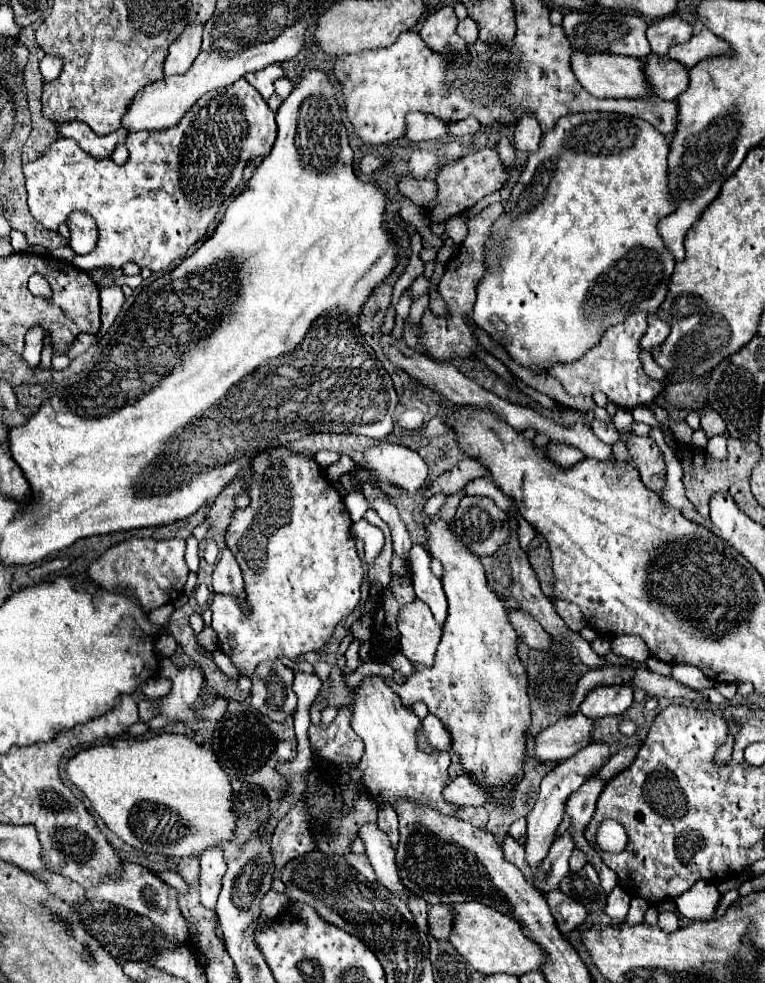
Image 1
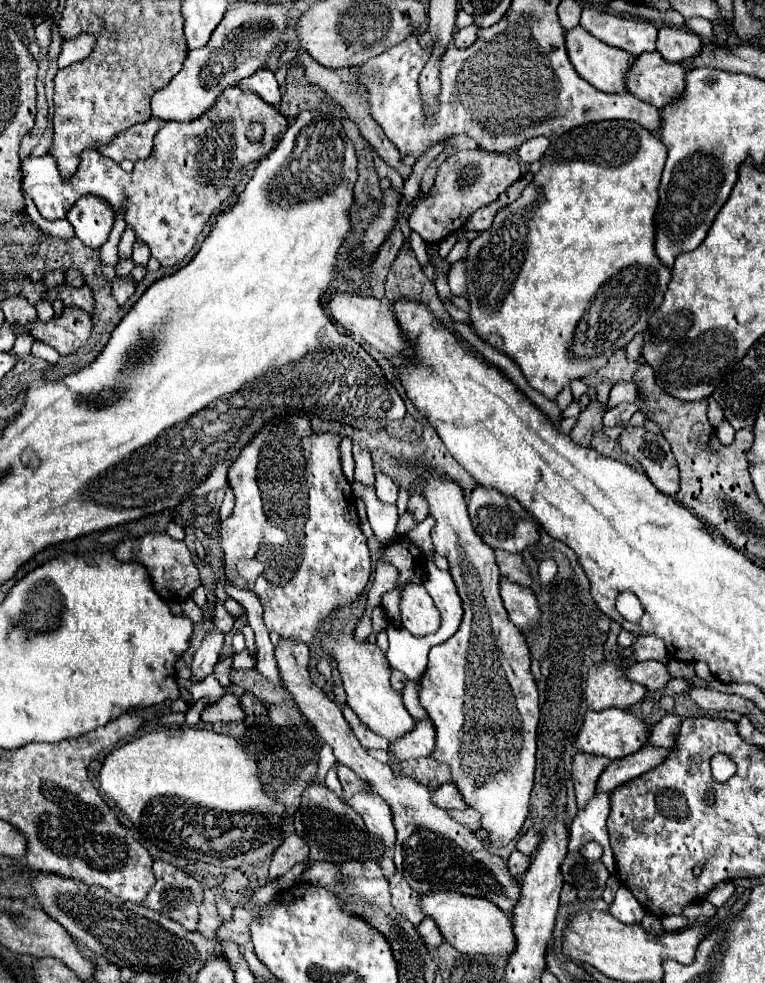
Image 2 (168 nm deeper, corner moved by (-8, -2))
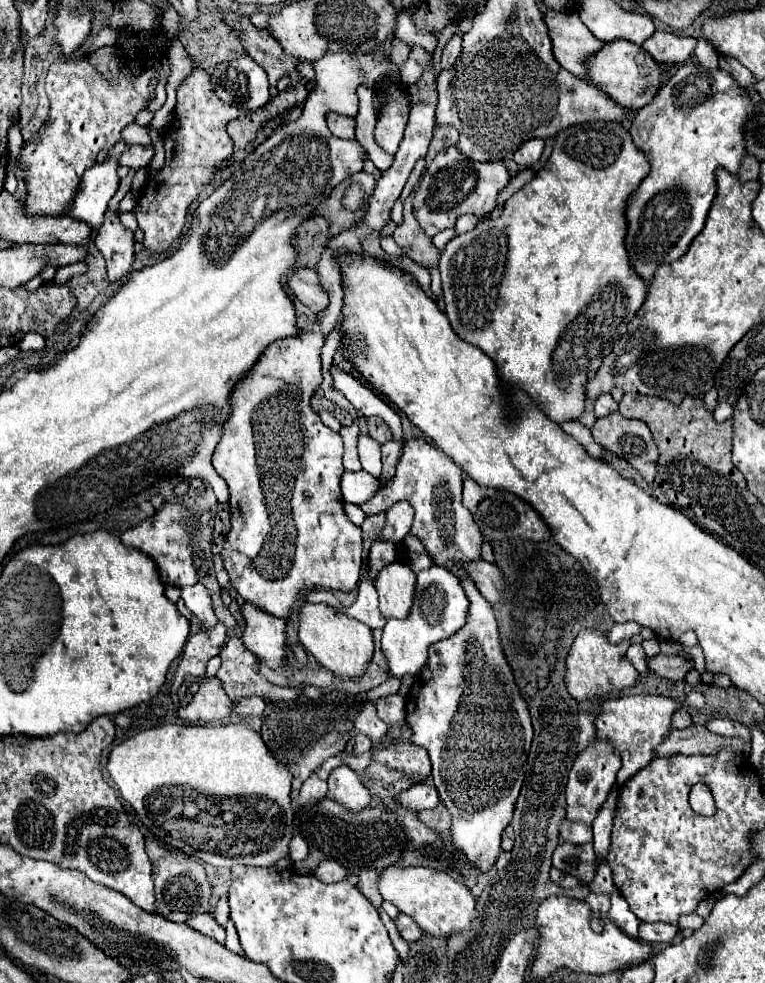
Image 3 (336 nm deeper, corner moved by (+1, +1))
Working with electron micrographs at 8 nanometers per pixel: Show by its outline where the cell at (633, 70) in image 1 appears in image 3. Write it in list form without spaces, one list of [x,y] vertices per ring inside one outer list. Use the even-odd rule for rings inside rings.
[[[548,9],[544,13],[544,21],[552,37],[552,51],[556,61],[576,77],[586,79],[586,59],[592,53],[598,53],[604,43],[600,43],[600,39],[584,29],[584,23],[580,17],[576,17],[576,11],[556,13]]]

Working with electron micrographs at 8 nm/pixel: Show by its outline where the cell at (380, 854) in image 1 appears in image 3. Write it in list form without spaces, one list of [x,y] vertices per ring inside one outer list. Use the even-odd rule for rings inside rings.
[[[342,765],[328,777],[328,795],[348,811],[360,811],[374,805],[374,799],[362,779],[350,767]]]

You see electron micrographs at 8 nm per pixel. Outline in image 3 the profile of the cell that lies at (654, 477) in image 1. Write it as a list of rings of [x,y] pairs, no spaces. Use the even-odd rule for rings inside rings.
[[[620,413],[602,417],[592,427],[596,443],[624,457],[652,485],[658,473],[658,449],[648,425],[640,419],[626,419]]]

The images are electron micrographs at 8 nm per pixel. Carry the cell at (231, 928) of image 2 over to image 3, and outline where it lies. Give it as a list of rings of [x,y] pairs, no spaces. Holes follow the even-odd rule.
[[[210,913],[194,915],[194,917],[188,921],[188,925],[190,925],[192,929],[196,929],[196,931],[200,931],[200,933],[212,937],[212,939],[216,939],[218,943],[224,943],[224,935],[226,935],[226,933],[224,933],[224,927],[218,925],[218,923],[212,919]]]

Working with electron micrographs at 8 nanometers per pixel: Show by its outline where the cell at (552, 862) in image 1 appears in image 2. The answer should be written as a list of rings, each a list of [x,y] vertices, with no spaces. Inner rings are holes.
[[[601,792],[601,794],[595,794],[587,806],[577,812],[577,816],[573,818],[573,824],[571,824],[571,840],[569,840],[569,850],[571,852],[577,852],[581,848],[581,844],[585,842],[599,842],[603,848],[605,848],[605,854],[603,854],[603,864],[611,870],[615,870],[615,860],[613,860],[613,852],[611,852],[611,846],[609,846],[609,838],[607,838],[607,818],[609,818],[609,810],[611,810],[611,804],[609,804],[609,798],[611,794],[609,792]]]

